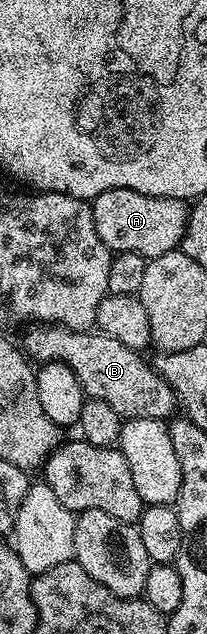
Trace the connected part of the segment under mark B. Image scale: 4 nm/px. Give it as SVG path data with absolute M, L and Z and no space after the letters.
M31 325L24 331L27 332L21 342L22 350L36 364L62 363L75 374L87 399L105 401L105 405L109 405L109 409L113 409L113 413L117 413L120 419L167 421L176 414L175 390L156 373L148 360L147 363L143 360L144 356L140 352L121 345L121 341L90 330L71 331L68 327L54 325Z

